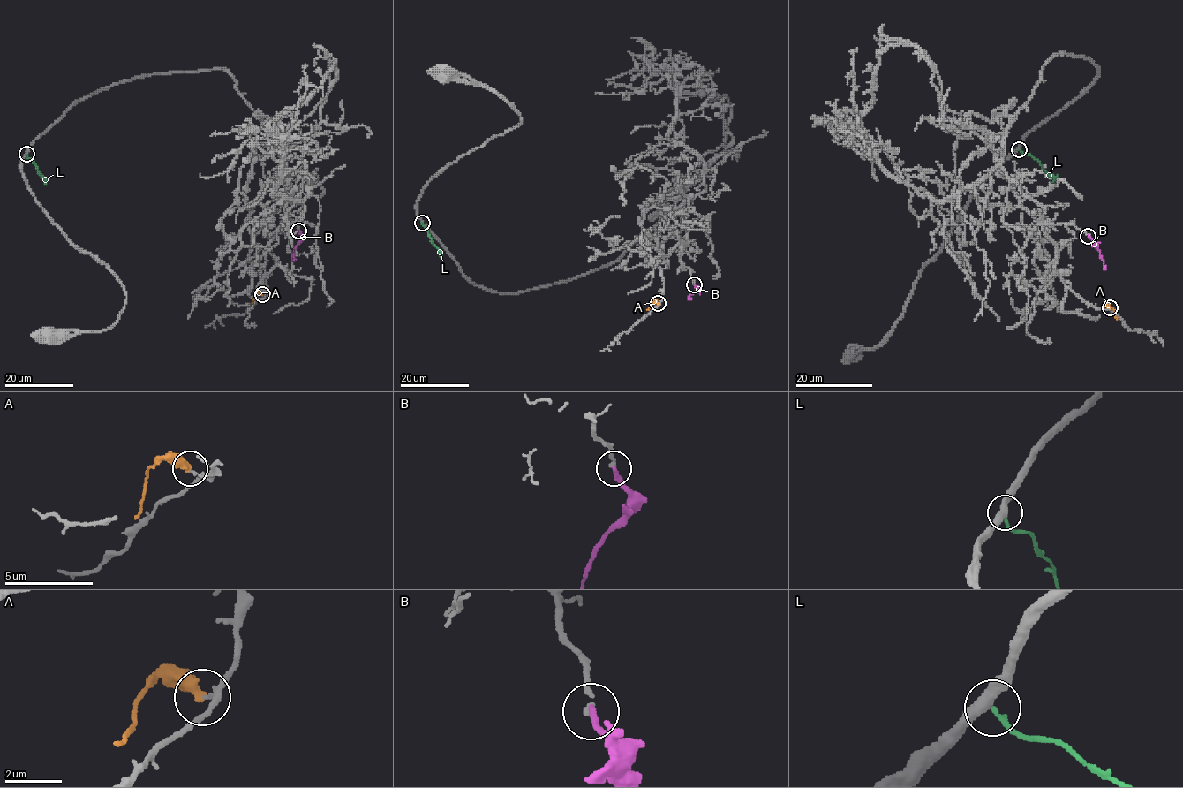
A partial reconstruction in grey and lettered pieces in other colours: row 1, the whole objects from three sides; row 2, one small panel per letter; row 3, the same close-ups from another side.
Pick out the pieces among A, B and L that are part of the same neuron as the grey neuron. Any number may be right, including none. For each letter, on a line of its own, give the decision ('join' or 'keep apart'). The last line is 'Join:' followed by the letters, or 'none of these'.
A: keep apart
B: keep apart
L: keep apart
Join: none of these

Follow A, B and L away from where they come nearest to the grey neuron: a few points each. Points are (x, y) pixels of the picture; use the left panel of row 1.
A: (262, 294), (257, 292), (252, 305)
B: (298, 231), (302, 238), (292, 253), (292, 261)
L: (26, 155), (33, 159), (46, 184)

